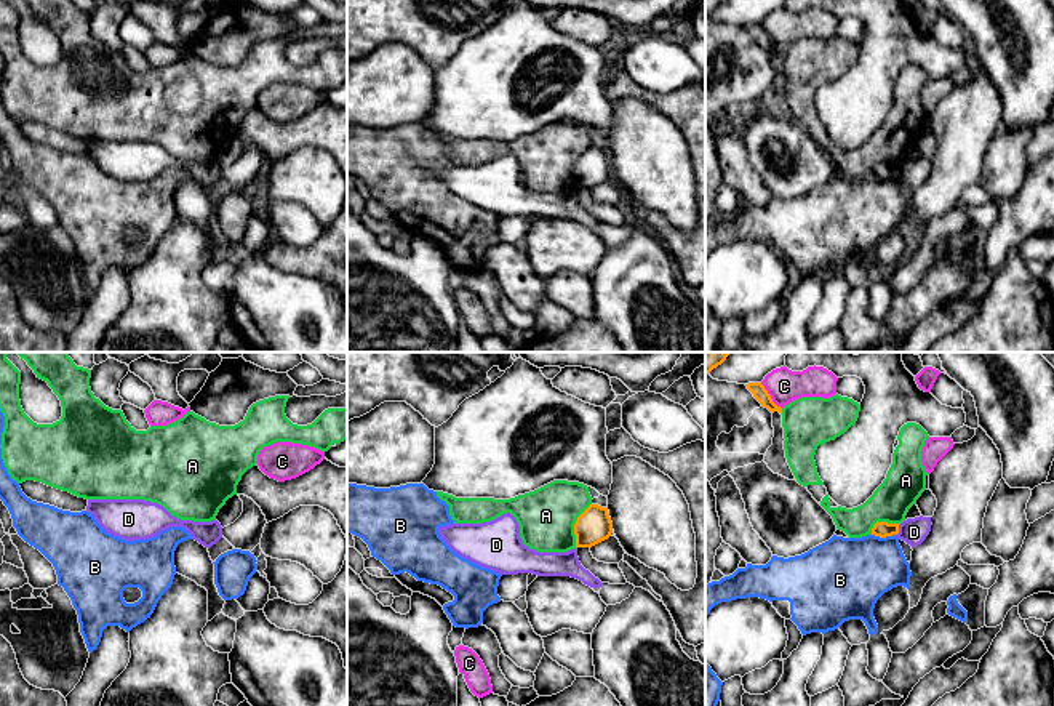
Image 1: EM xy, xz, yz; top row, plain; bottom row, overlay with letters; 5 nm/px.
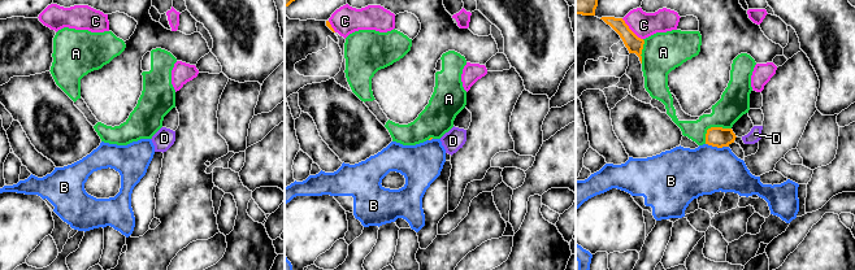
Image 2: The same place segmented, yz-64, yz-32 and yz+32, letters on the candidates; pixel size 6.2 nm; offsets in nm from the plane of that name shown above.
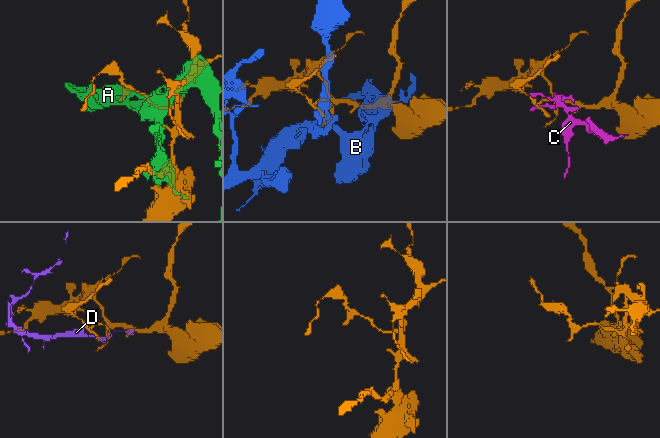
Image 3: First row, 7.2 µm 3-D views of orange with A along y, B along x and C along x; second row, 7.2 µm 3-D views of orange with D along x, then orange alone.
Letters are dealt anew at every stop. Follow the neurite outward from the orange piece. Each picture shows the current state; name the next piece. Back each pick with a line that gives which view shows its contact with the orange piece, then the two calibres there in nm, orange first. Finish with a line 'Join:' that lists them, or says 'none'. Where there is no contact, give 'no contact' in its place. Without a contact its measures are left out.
Join: none

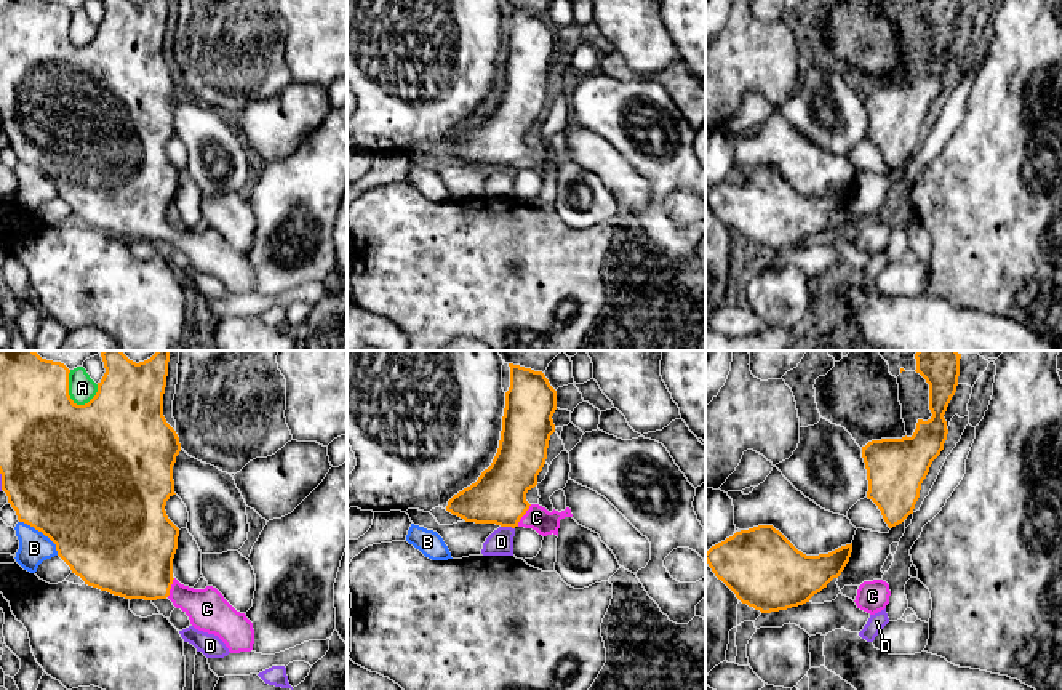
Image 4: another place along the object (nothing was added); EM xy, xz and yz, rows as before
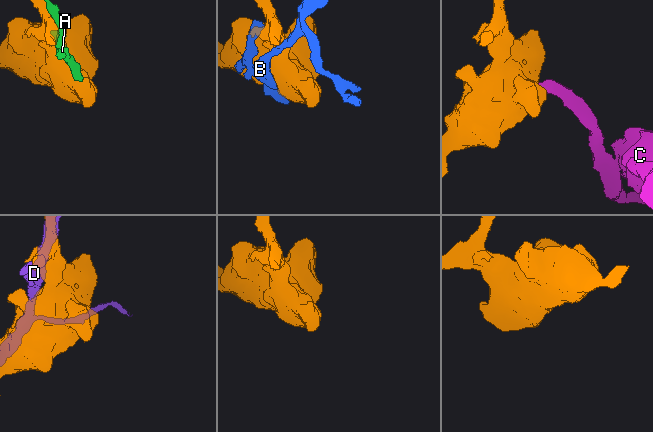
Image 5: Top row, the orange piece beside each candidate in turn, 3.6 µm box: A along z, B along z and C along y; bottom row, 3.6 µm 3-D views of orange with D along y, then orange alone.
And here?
C: xz | 280/120 nm
Join: C

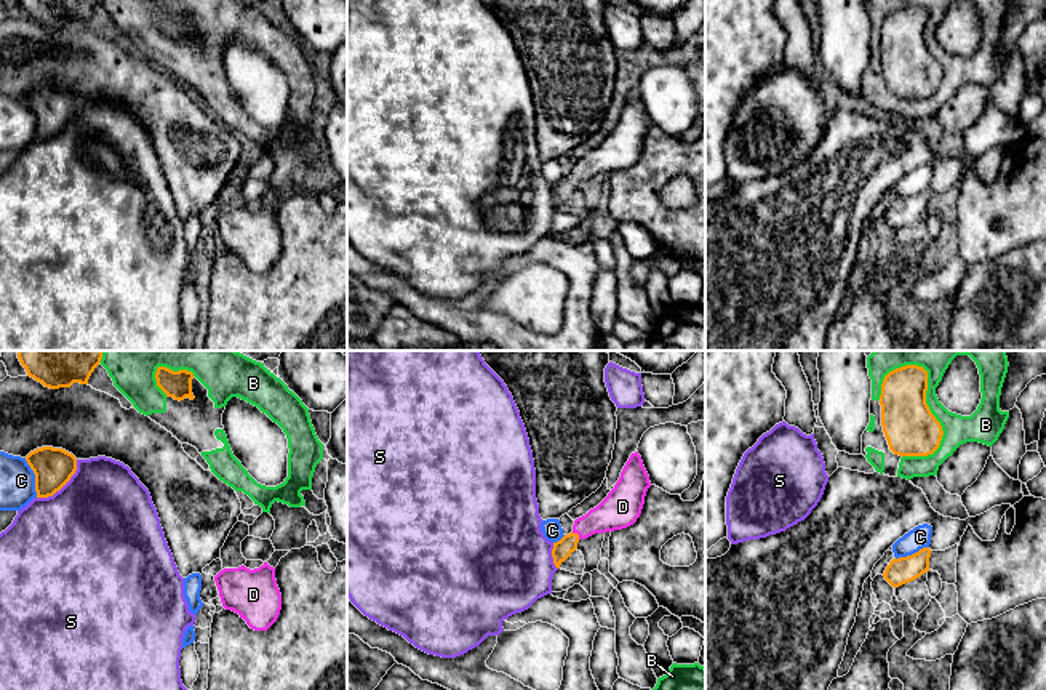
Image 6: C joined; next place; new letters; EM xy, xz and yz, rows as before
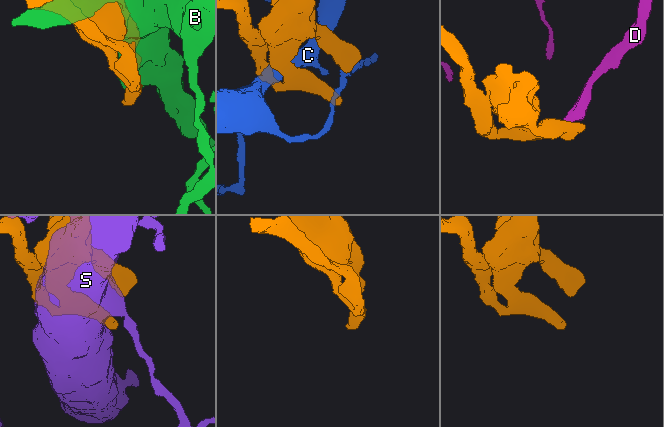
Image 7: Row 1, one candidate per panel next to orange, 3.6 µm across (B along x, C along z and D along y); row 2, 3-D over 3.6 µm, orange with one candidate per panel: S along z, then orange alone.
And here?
D: xz | 100/190 nm
Join: D

